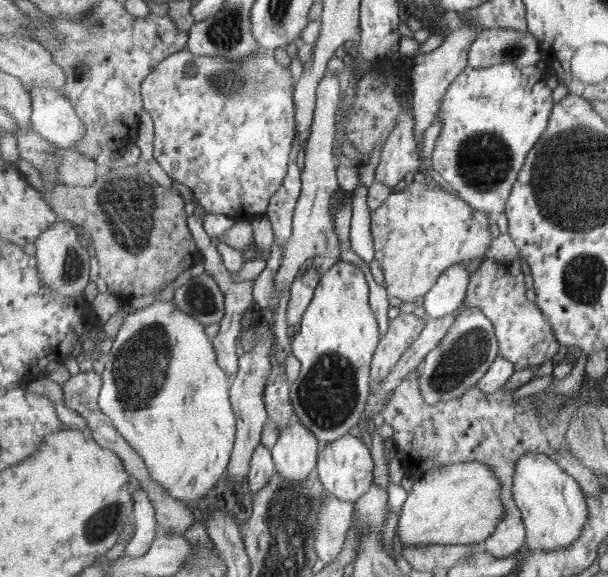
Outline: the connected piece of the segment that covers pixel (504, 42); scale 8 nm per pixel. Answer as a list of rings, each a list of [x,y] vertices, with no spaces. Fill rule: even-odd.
[[[491,27],[479,32],[471,45],[468,66],[476,69],[487,68],[494,64],[517,64],[519,68],[533,66],[542,60],[540,44],[531,32],[523,33],[513,27]]]

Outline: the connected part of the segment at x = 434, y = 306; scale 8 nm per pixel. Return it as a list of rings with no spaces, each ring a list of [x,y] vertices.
[[[463,262],[443,272],[435,286],[422,300],[430,320],[445,321],[449,315],[463,306],[473,267]]]

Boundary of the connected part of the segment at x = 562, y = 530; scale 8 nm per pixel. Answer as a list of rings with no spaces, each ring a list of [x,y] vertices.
[[[529,452],[518,462],[513,482],[514,499],[522,509],[530,550],[569,548],[581,538],[589,520],[587,496],[574,476],[569,475],[556,458],[543,452]]]

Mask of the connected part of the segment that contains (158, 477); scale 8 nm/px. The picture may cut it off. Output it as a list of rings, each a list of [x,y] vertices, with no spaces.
[[[173,300],[154,301],[147,307],[140,310],[131,311],[125,318],[124,323],[120,326],[114,345],[109,353],[105,354],[104,366],[102,372],[103,384],[98,403],[102,411],[111,417],[113,424],[119,432],[133,444],[133,448],[145,458],[145,464],[151,478],[159,482],[173,498],[185,502],[188,506],[194,508],[197,502],[205,500],[211,492],[217,492],[215,486],[223,478],[223,474],[228,472],[231,456],[234,451],[236,432],[238,431],[238,419],[235,416],[233,404],[231,402],[230,387],[227,384],[227,374],[223,367],[217,364],[217,354],[211,343],[212,329],[205,324],[195,320],[193,314],[187,314]]]

